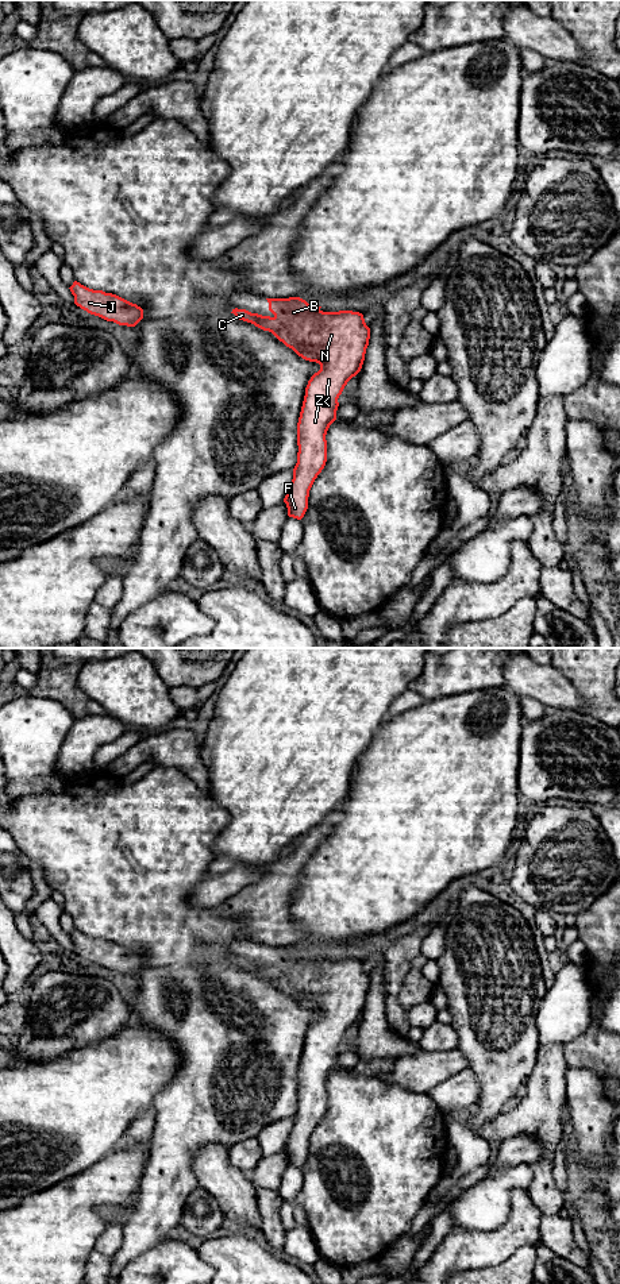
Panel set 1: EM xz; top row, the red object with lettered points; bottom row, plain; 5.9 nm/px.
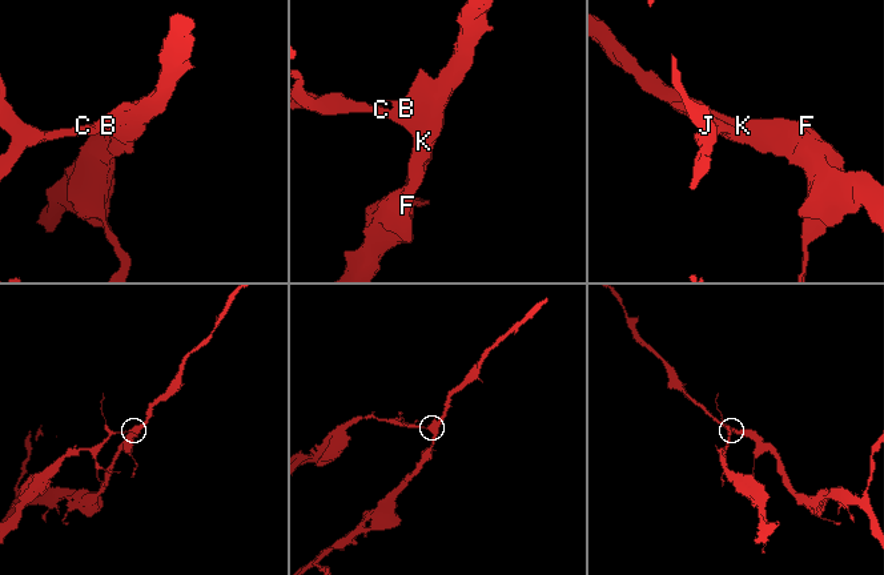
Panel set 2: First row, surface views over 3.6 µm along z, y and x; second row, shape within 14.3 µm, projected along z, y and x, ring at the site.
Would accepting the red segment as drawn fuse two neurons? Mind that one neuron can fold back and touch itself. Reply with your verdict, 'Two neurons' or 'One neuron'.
One neuron

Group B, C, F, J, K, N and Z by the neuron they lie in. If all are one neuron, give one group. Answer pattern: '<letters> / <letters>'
B C F J K N Z

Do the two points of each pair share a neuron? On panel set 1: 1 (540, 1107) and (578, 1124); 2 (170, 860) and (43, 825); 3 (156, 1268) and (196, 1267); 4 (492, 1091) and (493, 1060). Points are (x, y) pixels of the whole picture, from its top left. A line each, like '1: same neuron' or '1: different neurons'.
1: different neurons
2: same neuron
3: same neuron
4: same neuron

